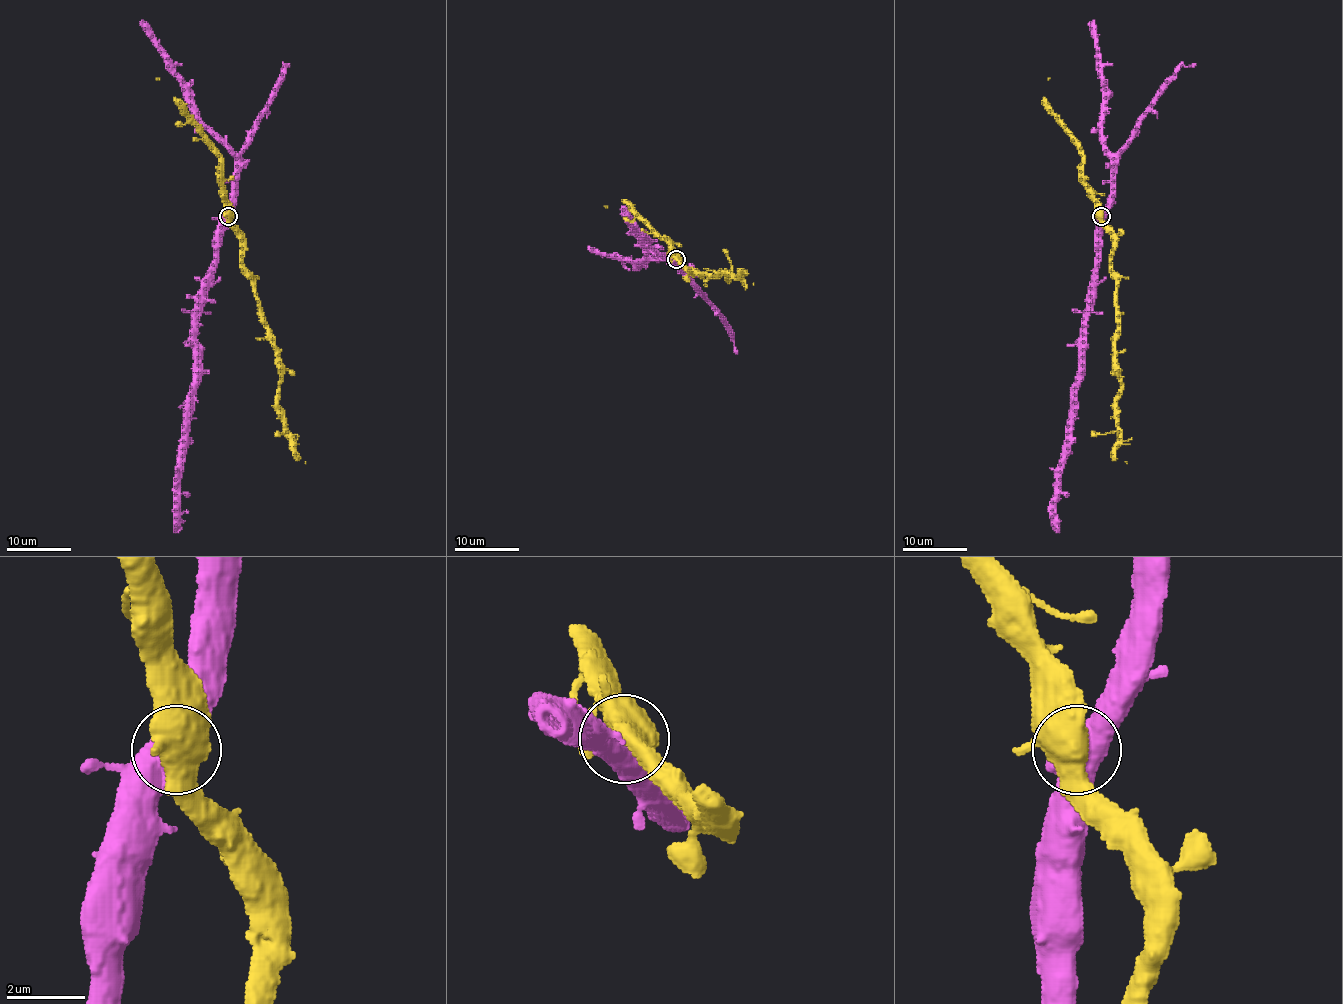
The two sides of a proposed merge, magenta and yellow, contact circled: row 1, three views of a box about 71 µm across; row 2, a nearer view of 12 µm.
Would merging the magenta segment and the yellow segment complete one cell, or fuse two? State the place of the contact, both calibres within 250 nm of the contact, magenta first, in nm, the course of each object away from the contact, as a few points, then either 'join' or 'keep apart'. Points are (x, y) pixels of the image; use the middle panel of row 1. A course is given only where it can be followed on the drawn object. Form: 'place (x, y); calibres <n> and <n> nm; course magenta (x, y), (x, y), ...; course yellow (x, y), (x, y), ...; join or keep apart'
place (676, 259); calibres 600 and 700 nm; course magenta (676, 260), (655, 252), (622, 214); course yellow (676, 259), (687, 270), (699, 273), (724, 273), (727, 278), (726, 275), (745, 273), (753, 285); keep apart

